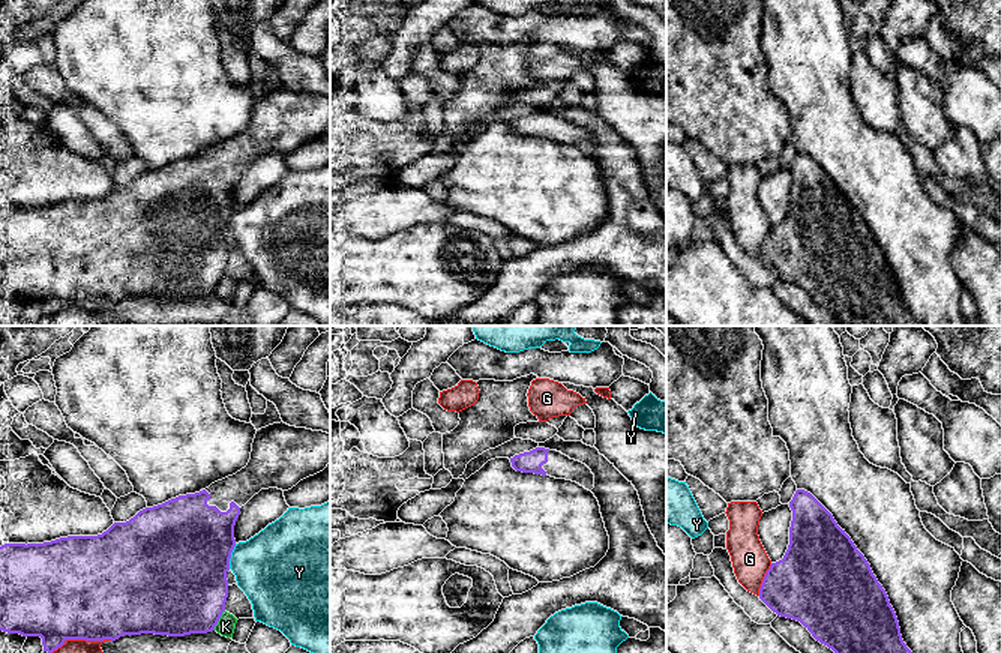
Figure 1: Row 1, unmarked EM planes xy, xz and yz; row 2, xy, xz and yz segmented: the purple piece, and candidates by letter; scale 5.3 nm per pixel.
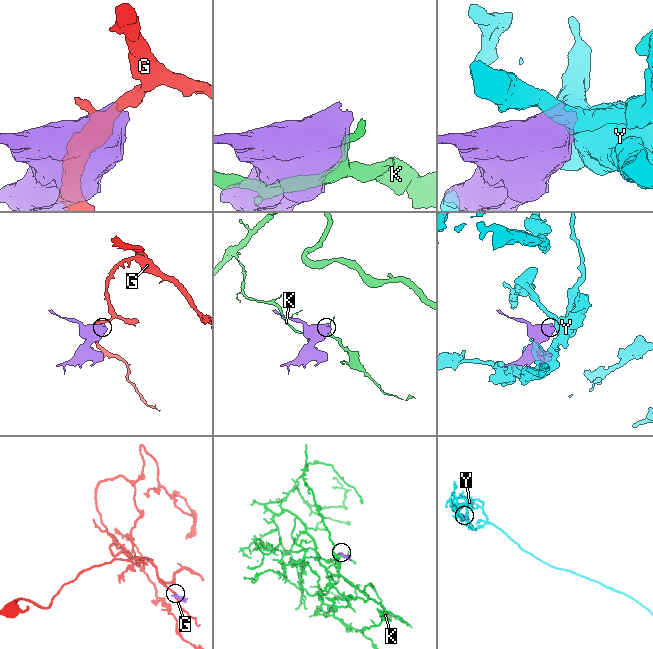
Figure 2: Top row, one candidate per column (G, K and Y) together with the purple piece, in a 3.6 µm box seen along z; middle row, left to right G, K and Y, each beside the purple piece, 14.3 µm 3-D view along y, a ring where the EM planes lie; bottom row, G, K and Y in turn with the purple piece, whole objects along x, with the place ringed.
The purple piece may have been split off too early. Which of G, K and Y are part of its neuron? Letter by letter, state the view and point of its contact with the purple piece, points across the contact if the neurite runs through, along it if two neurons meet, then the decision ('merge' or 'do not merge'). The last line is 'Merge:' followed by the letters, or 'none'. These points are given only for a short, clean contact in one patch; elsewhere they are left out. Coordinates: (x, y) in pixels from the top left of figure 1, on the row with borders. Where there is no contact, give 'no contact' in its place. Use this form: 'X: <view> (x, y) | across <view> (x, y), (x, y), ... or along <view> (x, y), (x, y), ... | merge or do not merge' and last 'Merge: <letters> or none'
G: yz (763, 580) | do not merge
K: xy (218, 620) | do not merge
Y: xy (230, 556) | do not merge
Merge: none

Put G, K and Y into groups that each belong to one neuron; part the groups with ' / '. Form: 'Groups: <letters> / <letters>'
Groups: G / K / Y

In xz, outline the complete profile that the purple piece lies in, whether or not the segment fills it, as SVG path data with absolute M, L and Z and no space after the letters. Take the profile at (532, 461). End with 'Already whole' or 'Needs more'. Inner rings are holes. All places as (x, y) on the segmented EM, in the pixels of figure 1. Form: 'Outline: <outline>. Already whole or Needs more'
Outline: M536 447L530 452L515 455L510 458L510 462L516 471L572 480L588 491L594 488L594 474L591 470L585 464L570 459L557 450Z. Needs more

